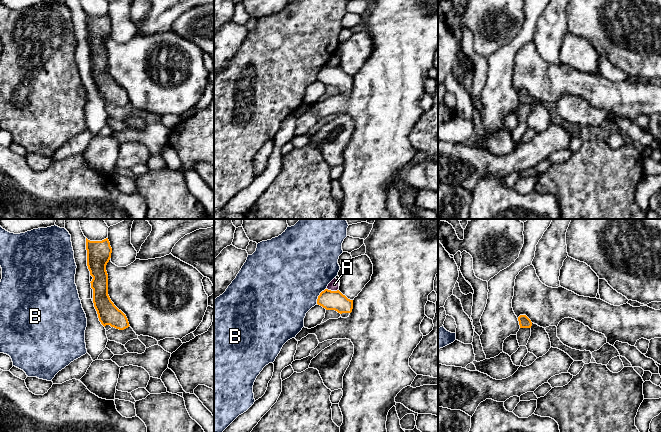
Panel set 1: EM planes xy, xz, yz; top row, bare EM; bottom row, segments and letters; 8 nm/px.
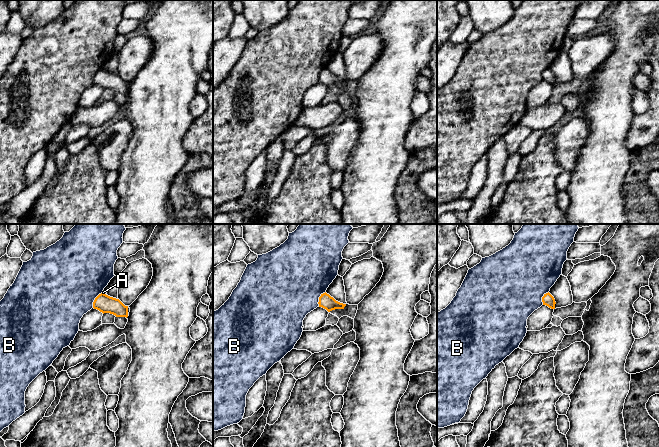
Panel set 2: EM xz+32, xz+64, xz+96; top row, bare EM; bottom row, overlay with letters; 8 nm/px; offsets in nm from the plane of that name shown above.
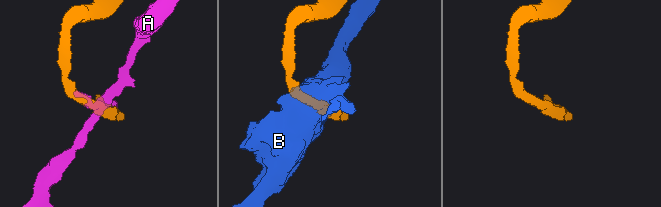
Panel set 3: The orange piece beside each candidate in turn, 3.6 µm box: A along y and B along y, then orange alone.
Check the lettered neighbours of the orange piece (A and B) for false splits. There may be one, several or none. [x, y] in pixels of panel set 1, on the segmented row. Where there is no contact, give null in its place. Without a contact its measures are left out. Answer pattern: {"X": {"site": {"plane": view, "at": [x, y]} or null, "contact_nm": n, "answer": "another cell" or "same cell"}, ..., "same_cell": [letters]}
{"A": {"site": {"plane": "xz", "at": [333, 291]}, "contact_nm": 100, "answer": "another cell"}, "B": {"site": {"plane": "xz", "at": [319, 295]}, "contact_nm": 150, "answer": "another cell"}, "same_cell": []}

